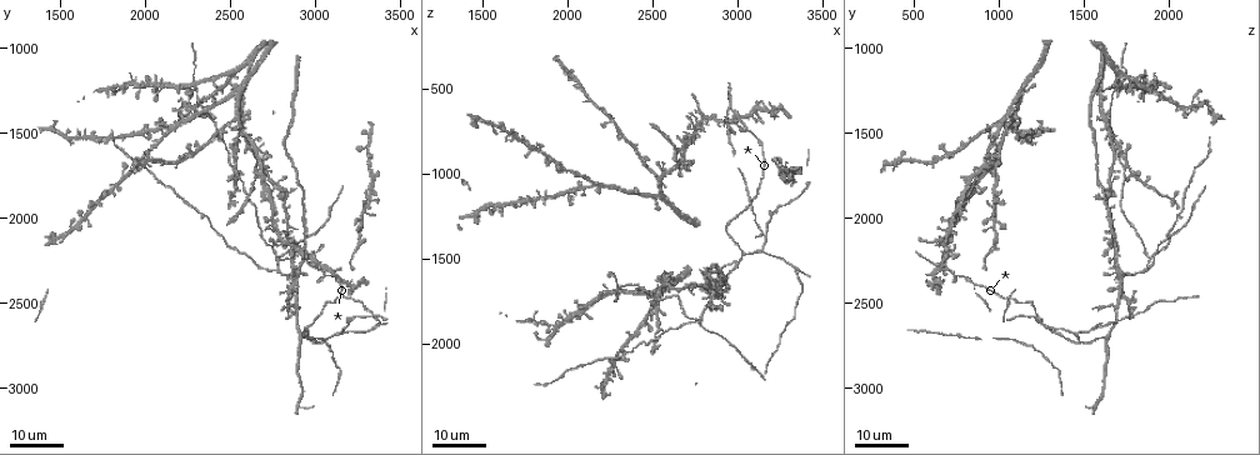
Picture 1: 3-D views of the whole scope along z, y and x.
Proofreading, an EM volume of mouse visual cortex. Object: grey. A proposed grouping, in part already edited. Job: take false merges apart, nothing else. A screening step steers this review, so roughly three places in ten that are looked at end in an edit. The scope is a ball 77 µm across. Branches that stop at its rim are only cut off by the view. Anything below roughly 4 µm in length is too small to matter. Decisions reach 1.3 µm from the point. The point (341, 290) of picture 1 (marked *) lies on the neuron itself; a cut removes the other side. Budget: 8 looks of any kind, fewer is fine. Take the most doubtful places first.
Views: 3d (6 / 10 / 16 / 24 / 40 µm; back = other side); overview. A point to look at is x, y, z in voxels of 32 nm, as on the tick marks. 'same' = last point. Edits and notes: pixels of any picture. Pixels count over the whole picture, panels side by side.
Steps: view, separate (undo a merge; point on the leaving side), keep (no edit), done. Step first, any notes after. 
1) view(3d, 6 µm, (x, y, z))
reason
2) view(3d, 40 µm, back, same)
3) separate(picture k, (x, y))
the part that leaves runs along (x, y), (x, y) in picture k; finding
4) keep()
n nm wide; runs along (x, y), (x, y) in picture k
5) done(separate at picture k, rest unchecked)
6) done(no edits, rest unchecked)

view(3d, 24 µm, (3000, 2280, 680))
arms run side by side

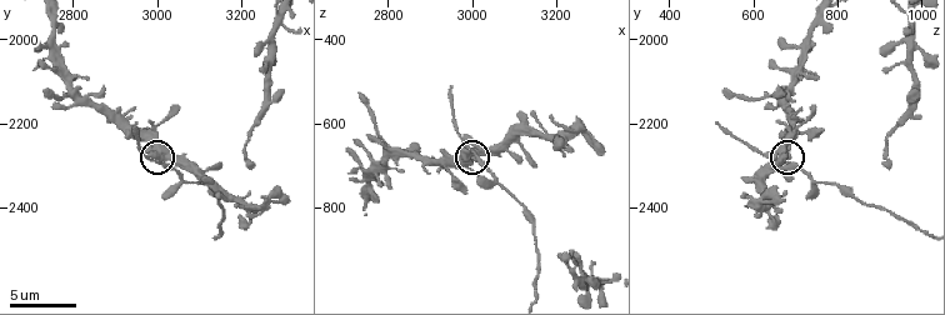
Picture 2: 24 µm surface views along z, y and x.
view(3d, 10 µm, (3000, 2265, 665))
zoom in

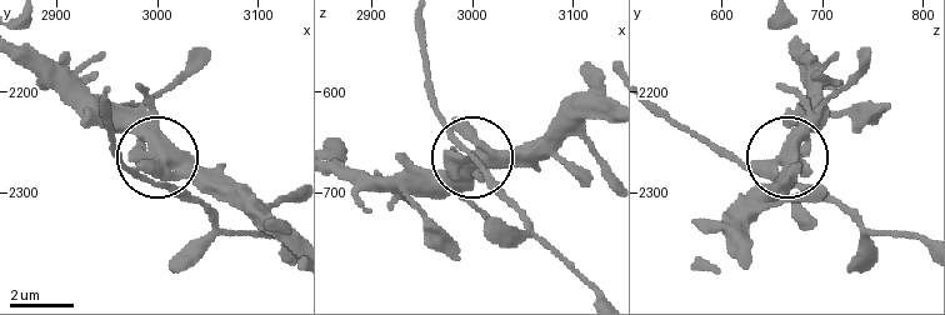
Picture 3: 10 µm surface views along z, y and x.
keep()
450 nm wide; runs along (923, 241), (859, 225), (786, 160), (733, 160) in picture 3; continuous, no second neuron

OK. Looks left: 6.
view(3d, 16 µm, (2660, 1760, 860))
branch point

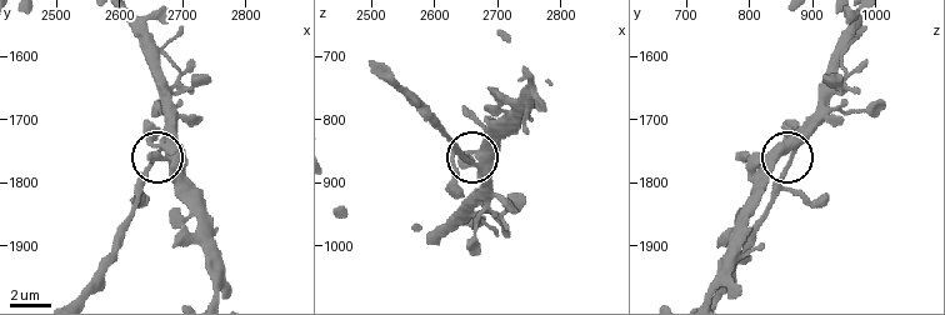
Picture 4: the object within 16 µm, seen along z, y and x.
view(3d, 10 µm, (2660, 1755, 865))

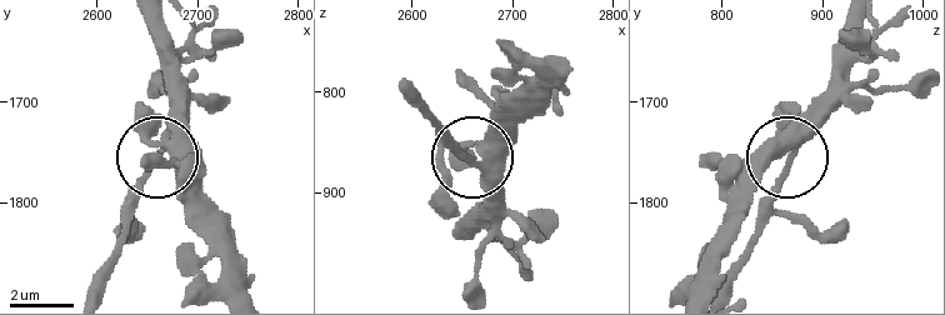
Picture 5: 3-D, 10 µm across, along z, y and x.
keep()
3 arms; all the same neuron

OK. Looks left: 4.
view(3d, 24 µm, (2780, 2300, 1860))
branch point

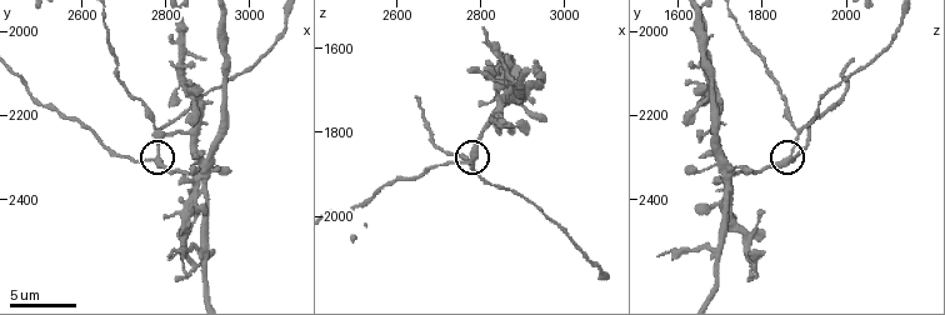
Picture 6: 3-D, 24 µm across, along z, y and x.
view(3d, 6 µm, (2775, 2300, 1870))
closer look

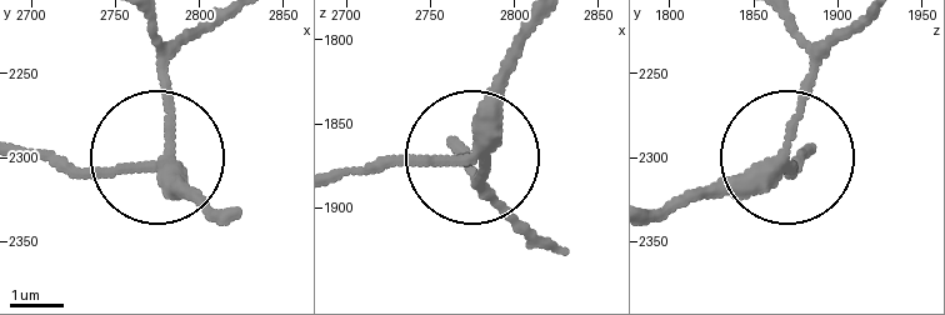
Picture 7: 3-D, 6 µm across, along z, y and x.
keep()
3 arms; runs along (225, 216), (163, 163), (68, 168), (28, 154) in picture 7; all the same neuron

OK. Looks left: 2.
view(3d, 6 µm, (2790, 2125, 670))
small branch off a trunk

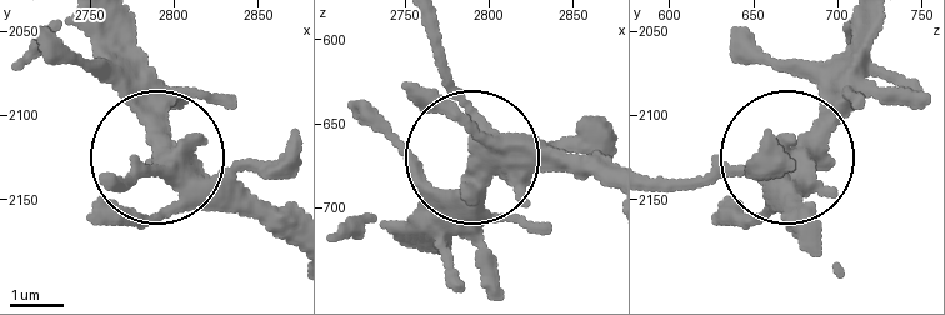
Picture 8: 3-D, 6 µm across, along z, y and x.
separate(picture 8, (120, 183))
5 arms; two neurons meet here

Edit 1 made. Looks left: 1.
done(separate at picture 8, rest unchecked)

